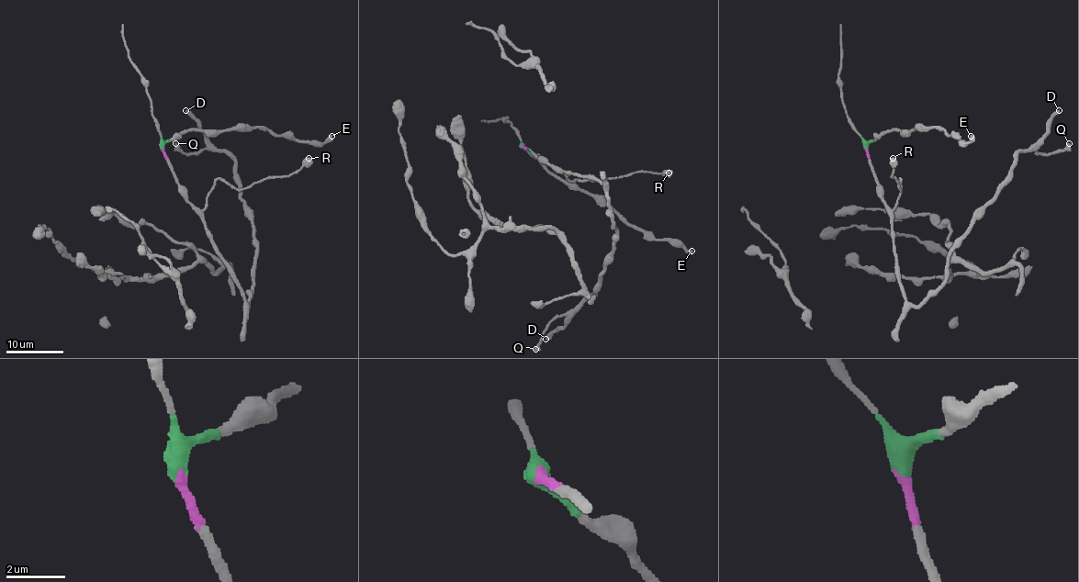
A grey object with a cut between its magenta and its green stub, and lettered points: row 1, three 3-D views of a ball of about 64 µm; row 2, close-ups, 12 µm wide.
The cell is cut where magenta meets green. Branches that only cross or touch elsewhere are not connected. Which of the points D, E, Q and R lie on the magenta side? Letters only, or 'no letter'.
D, Q, R

